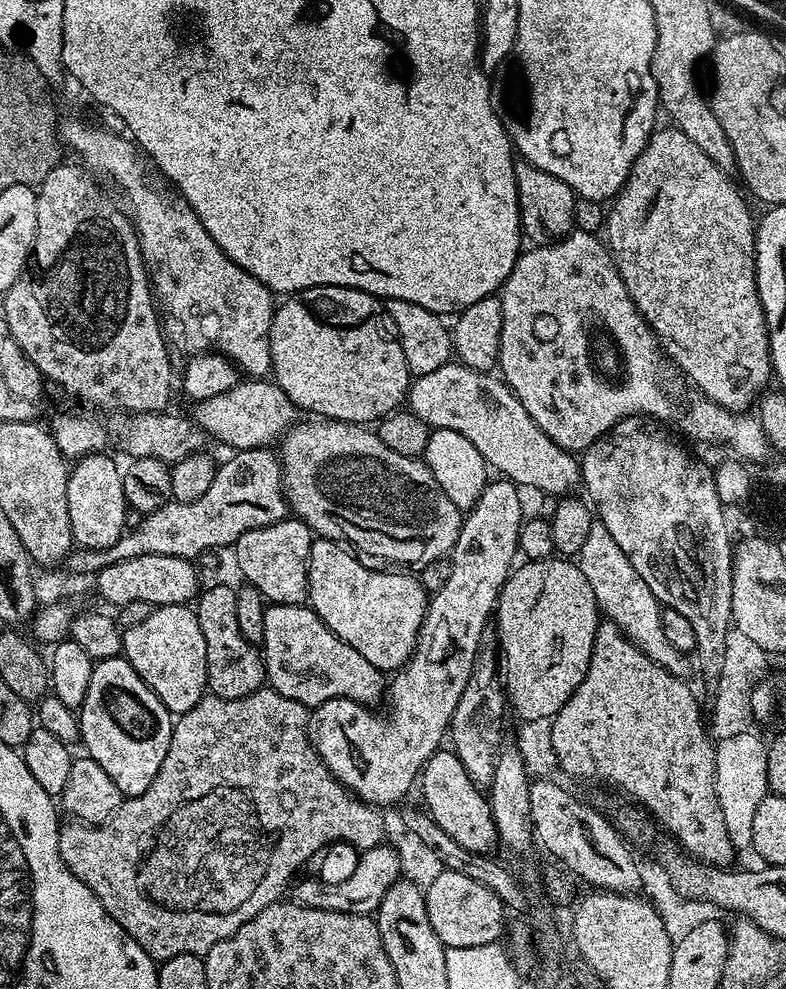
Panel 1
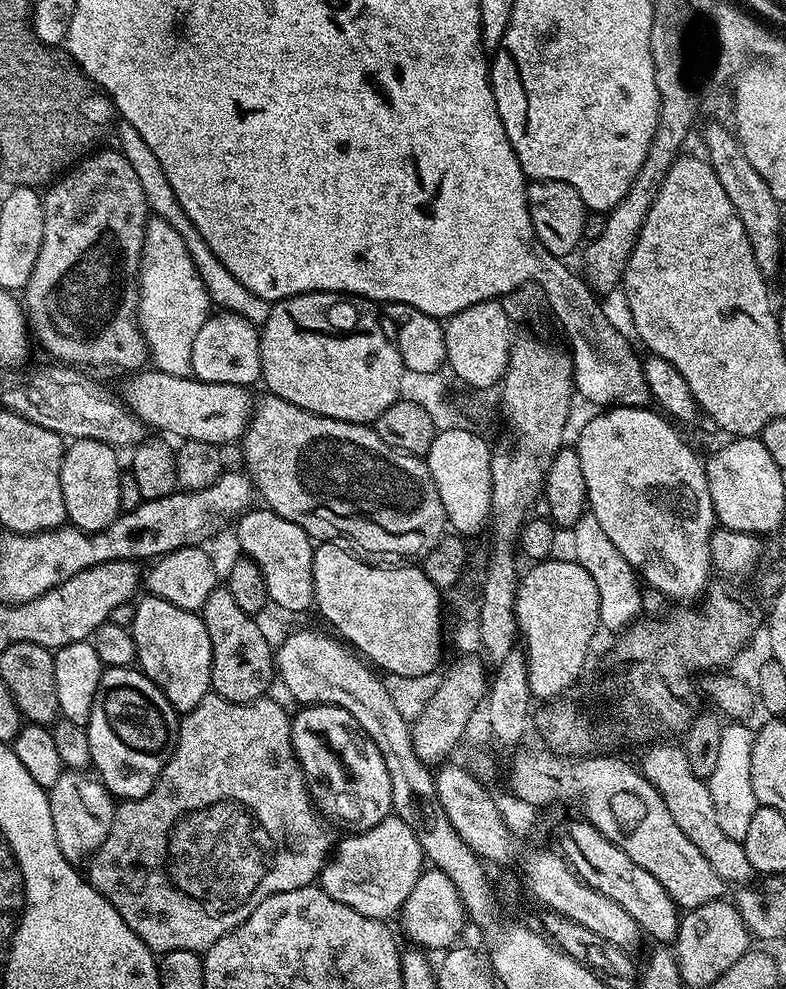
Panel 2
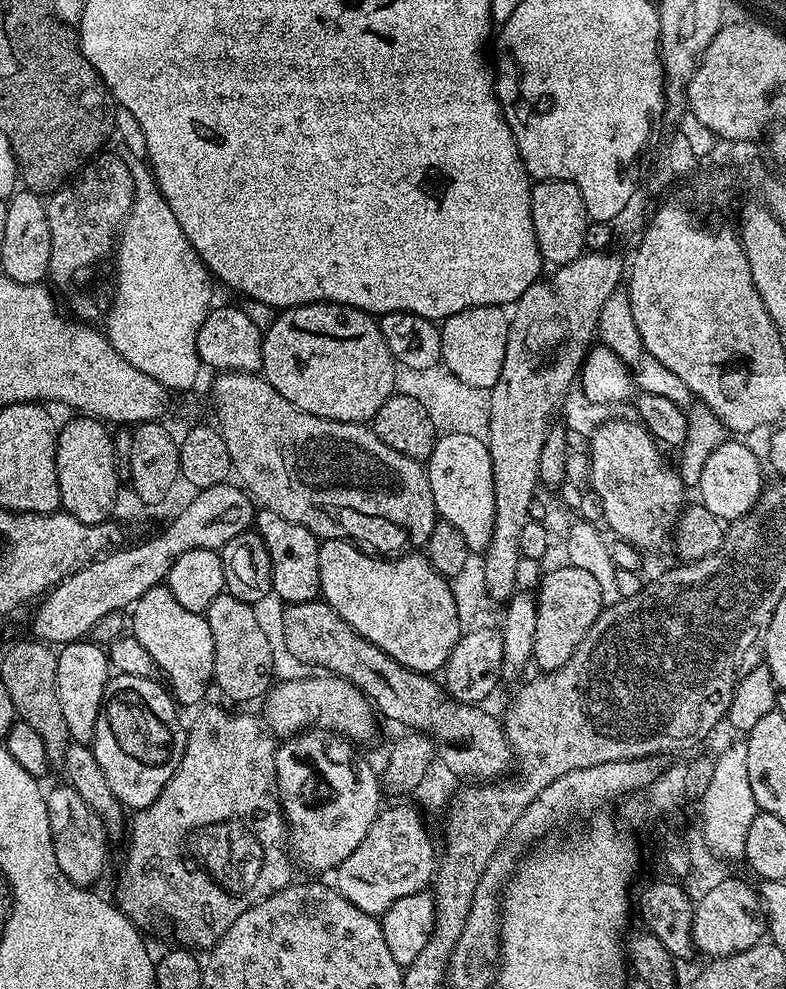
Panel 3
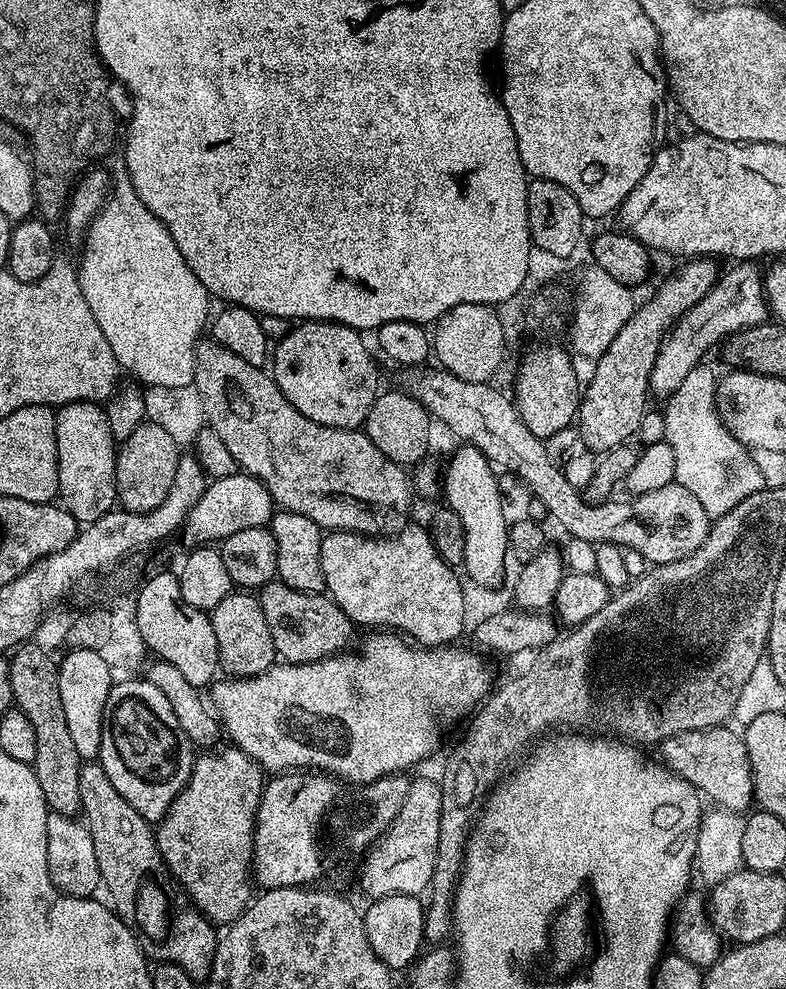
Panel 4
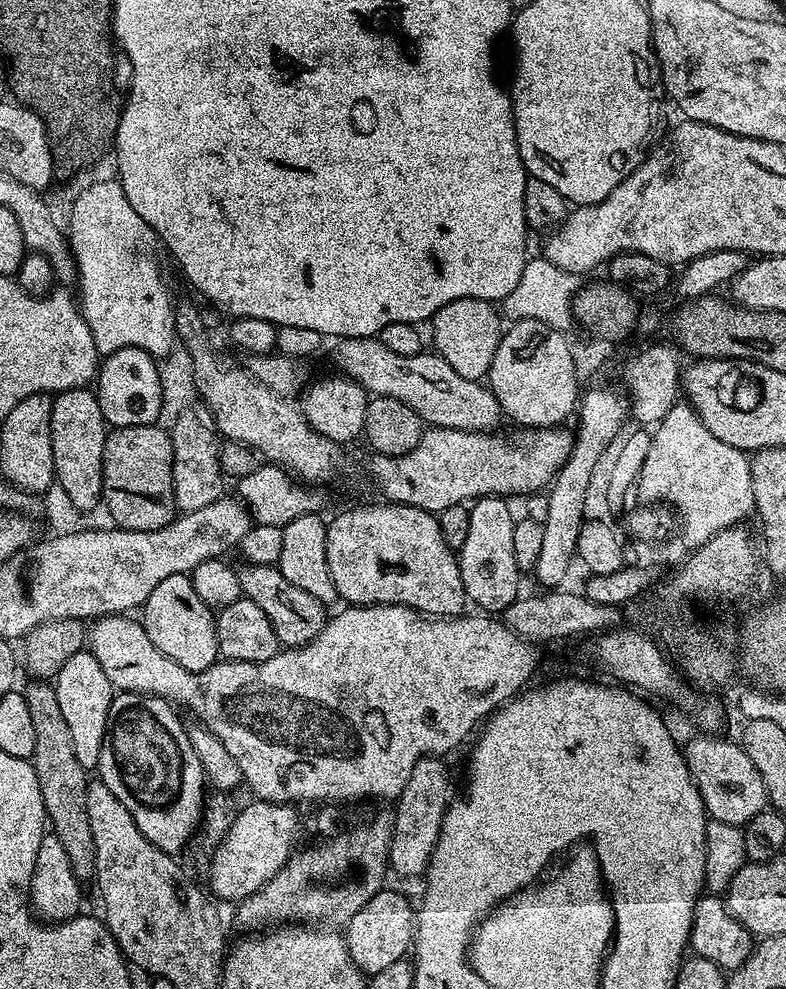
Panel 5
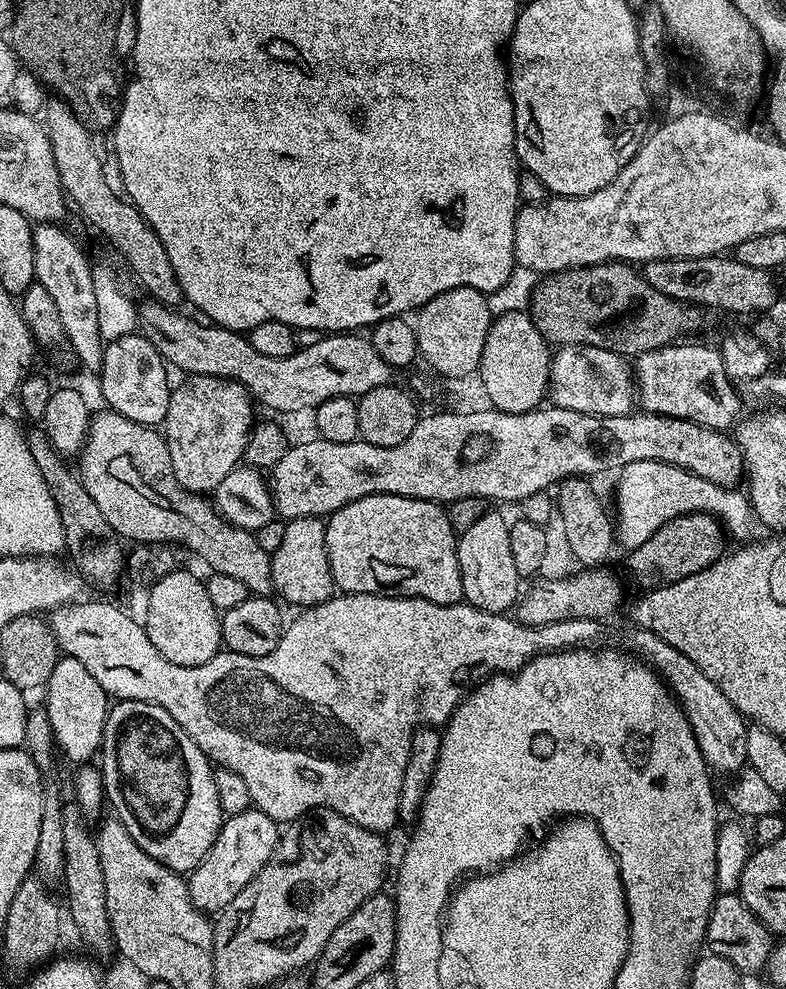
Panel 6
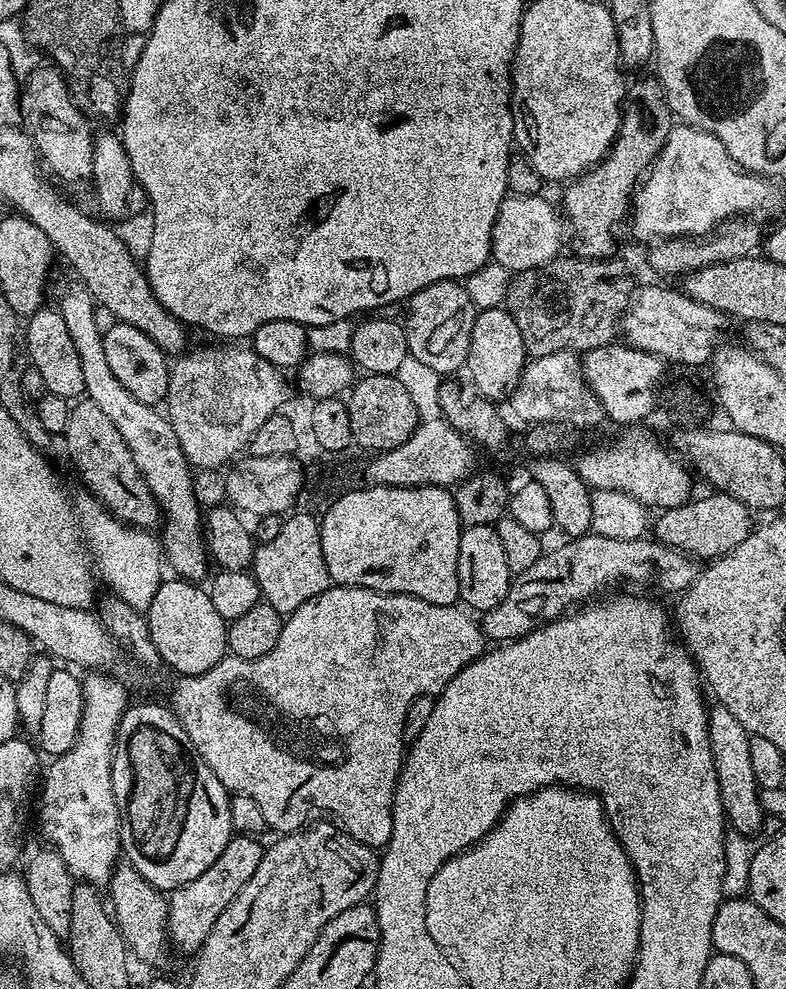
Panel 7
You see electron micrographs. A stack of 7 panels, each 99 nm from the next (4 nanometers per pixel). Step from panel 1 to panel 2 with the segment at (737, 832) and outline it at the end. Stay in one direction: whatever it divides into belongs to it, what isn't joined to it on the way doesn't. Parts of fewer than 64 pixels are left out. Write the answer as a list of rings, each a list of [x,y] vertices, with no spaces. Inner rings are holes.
[[[725,723],[721,730],[714,772],[706,780],[722,830],[729,838],[741,842],[746,838],[750,821],[754,819],[758,807],[754,798],[754,785],[750,782],[750,753],[754,751],[755,737],[755,731],[747,723]]]

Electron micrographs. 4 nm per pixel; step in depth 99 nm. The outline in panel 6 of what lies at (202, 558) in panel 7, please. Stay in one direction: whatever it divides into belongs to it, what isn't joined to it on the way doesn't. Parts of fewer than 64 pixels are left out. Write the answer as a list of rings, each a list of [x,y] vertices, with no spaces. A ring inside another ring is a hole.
[[[54,222],[37,223],[33,227],[34,238],[34,274],[35,283],[45,287],[52,297],[52,301],[58,306],[58,314],[62,318],[62,330],[66,330],[66,338],[72,347],[73,357],[81,360],[88,368],[99,369],[103,362],[103,352],[106,345],[102,334],[98,330],[97,295],[94,290],[94,278],[92,277],[93,261],[89,261],[77,242],[64,232]]]

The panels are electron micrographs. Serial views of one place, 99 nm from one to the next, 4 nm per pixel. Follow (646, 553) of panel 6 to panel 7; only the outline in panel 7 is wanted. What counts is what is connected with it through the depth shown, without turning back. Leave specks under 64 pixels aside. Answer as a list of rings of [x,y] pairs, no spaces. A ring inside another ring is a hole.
[[[709,491],[709,496],[697,495],[686,504],[665,508],[656,520],[655,539],[669,549],[689,552],[692,556],[701,556],[704,562],[711,562],[717,556],[734,550],[752,533],[754,527],[753,509],[747,508],[738,498],[725,492]]]

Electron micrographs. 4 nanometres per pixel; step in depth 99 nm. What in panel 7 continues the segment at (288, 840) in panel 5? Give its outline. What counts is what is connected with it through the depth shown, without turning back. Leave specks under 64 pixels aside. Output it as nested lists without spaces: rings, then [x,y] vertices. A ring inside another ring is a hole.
[[[236,834],[214,858],[214,866],[206,870],[206,874],[198,874],[194,882],[186,882],[186,886],[177,888],[175,892],[168,896],[168,939],[173,949],[181,948],[184,952],[195,954],[206,942],[214,922],[218,922],[218,914],[234,902],[238,890],[250,882],[250,877],[254,875],[254,870],[258,870],[258,862],[262,862],[262,854],[265,845],[259,844],[257,837],[252,834]]]

